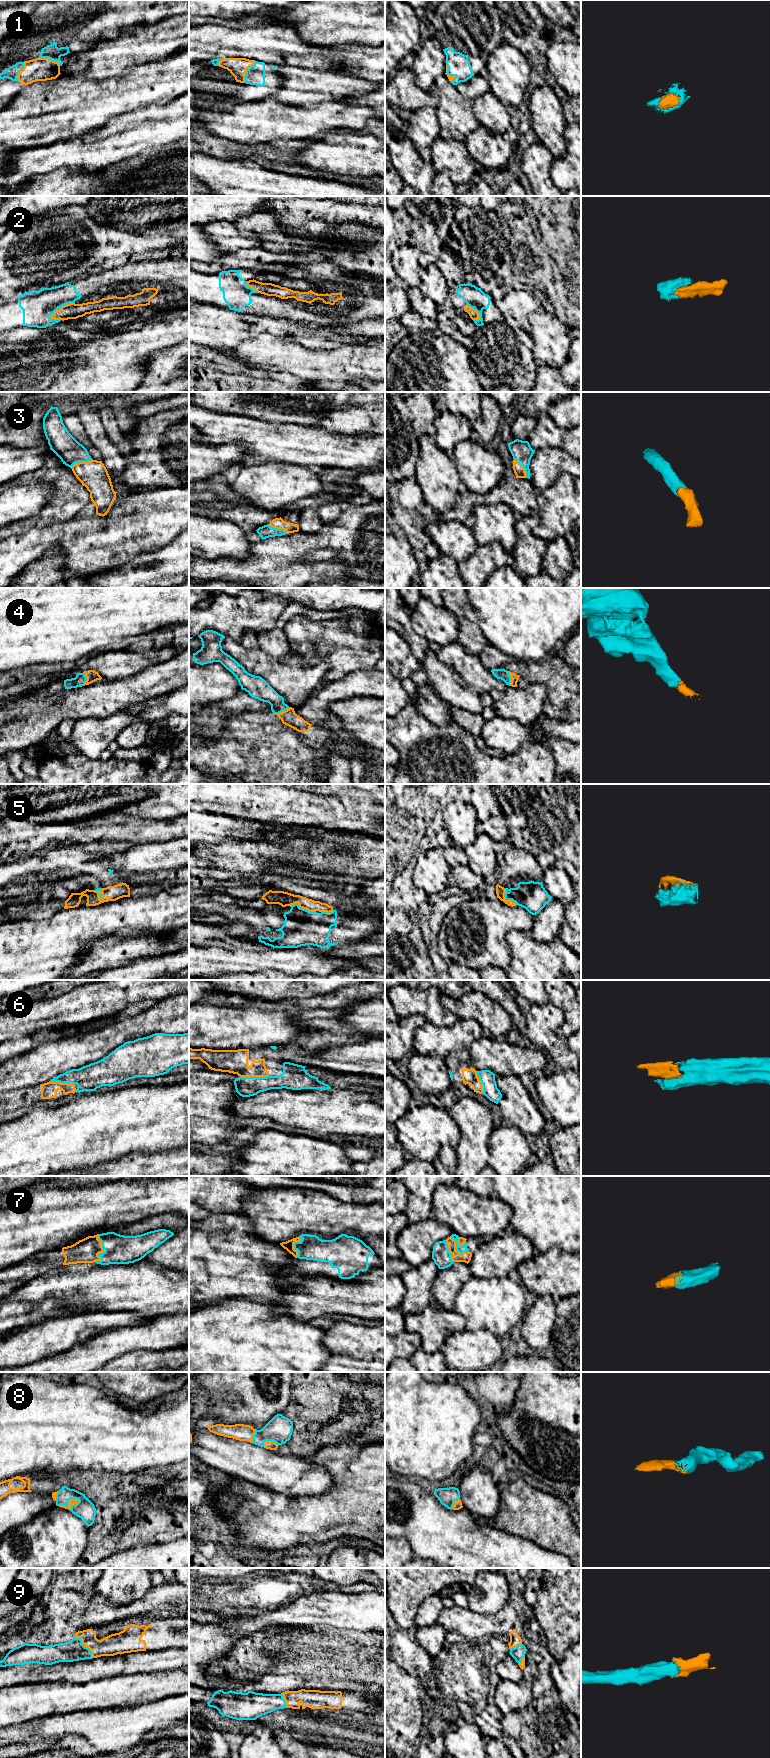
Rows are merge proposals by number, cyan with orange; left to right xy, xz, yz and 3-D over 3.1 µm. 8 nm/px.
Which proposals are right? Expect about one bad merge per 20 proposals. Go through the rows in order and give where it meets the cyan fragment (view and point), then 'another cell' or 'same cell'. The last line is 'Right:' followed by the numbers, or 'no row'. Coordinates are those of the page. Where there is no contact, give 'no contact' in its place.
1: contact xy (50, 58); same cell
2: contact xy (61, 306); same cell
3: contact xy (81, 461); same cell
4: contact xz (281, 711); same cell
5: contact xz (302, 908); same cell
6: contact xz (254, 1077); same cell
7: contact yz (456, 1250); same cell
8: contact xy (67, 1502); same cell
9: contact xy (84, 1646); same cell
Right: 1, 2, 3, 4, 5, 6, 7, 8, 9

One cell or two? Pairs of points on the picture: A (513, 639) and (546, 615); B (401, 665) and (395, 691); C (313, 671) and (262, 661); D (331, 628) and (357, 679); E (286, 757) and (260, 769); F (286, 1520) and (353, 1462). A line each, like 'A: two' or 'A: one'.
A: one
B: two
C: one
D: two
E: one
F: one

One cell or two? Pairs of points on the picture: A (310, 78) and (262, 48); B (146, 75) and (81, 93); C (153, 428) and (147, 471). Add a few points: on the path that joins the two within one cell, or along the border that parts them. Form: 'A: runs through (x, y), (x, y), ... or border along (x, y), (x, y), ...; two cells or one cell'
A: border along (276, 65), (297, 66), (315, 71); two cells
B: runs through (130, 91), (126, 93), (97, 93); one cell
C: runs through (153, 439), (153, 460); one cell

